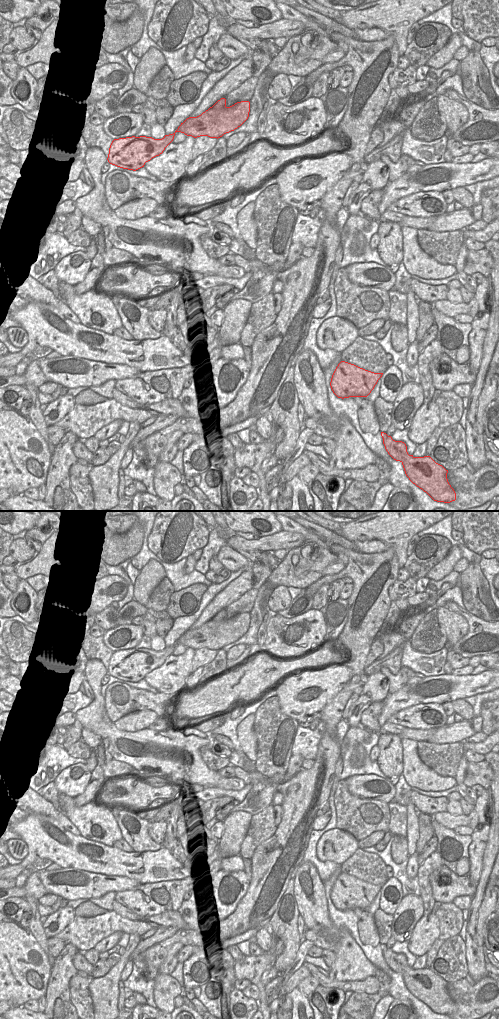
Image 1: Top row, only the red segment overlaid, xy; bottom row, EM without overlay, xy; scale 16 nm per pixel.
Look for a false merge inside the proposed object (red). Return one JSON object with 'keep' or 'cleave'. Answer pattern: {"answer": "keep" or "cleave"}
{"answer": "keep"}

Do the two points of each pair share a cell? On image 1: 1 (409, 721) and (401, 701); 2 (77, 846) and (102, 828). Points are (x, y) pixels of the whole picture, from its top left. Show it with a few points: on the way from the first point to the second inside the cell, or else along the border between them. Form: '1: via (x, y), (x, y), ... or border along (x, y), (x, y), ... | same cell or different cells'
1: border along (427, 703), (418, 703), (403, 708), (386, 721) | different cells
2: border along (80, 835), (110, 845) | different cells

